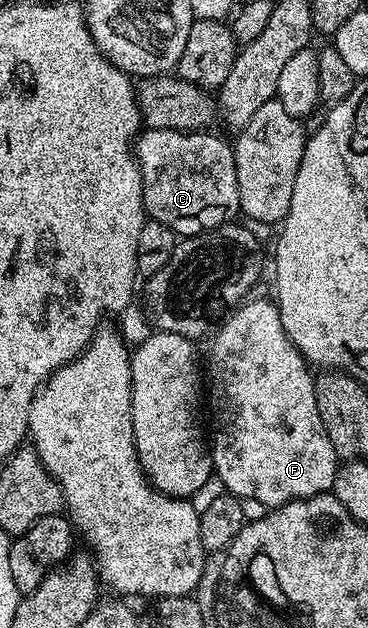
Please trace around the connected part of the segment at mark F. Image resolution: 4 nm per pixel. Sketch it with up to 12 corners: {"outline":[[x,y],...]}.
{"outline":[[271,299],[215,329],[214,474],[269,510],[331,493],[316,382]]}

